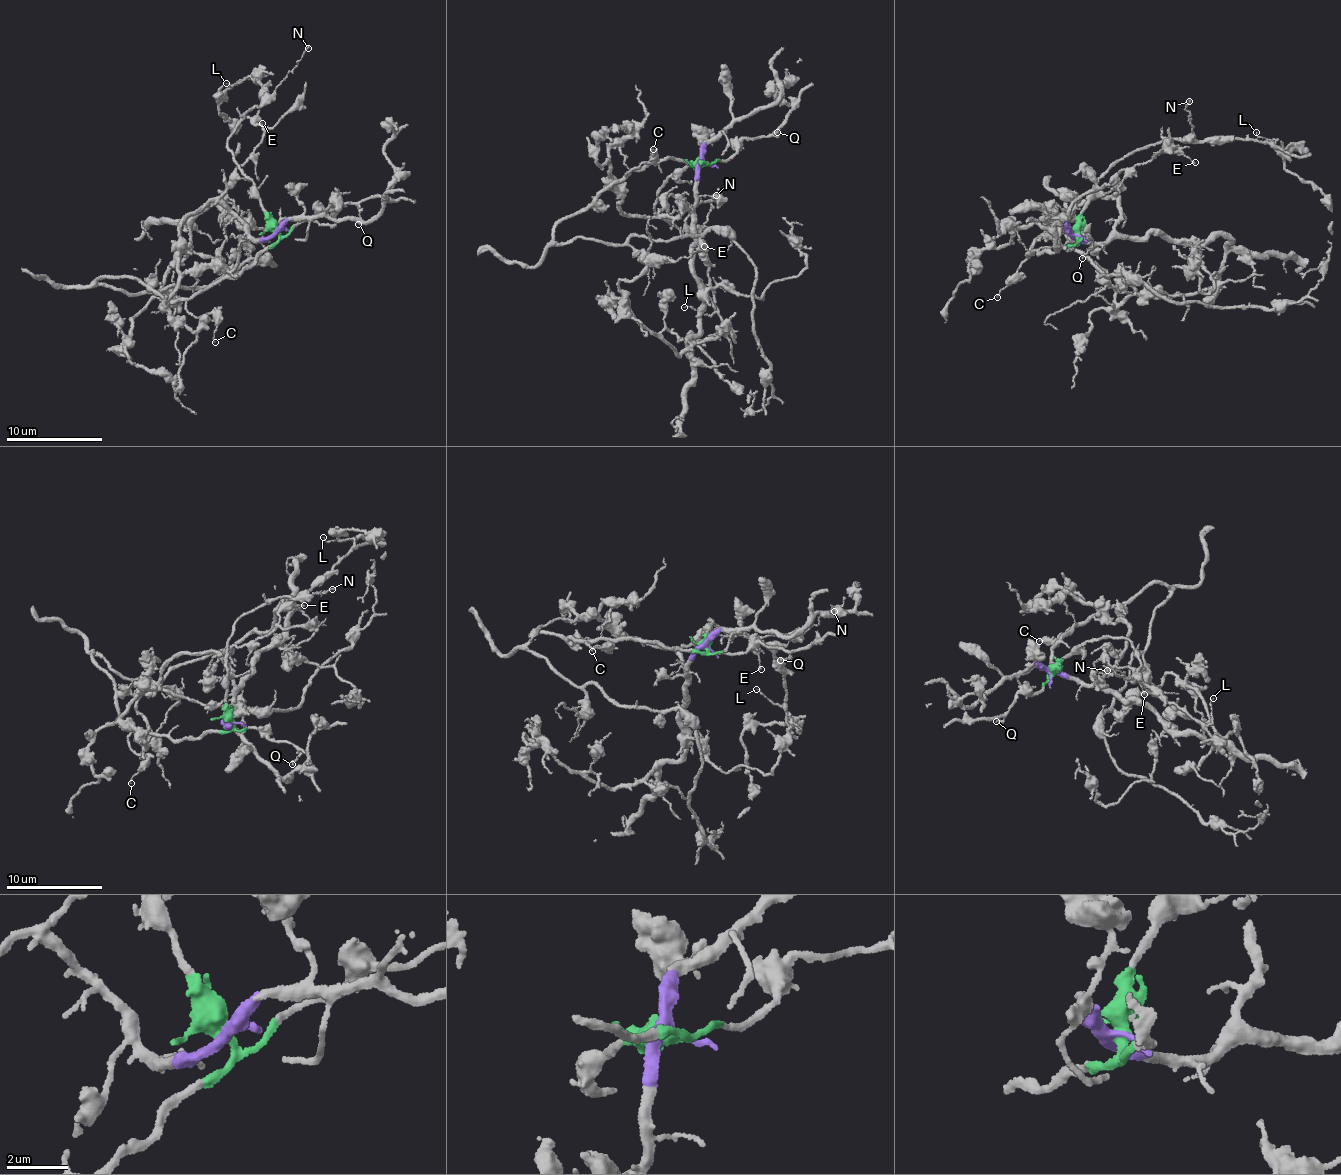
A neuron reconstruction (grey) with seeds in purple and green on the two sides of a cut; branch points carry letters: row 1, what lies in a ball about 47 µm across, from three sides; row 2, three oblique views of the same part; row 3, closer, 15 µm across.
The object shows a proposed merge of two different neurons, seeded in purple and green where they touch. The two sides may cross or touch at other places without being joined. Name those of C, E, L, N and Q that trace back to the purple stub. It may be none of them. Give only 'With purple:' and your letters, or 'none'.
With purple: E

